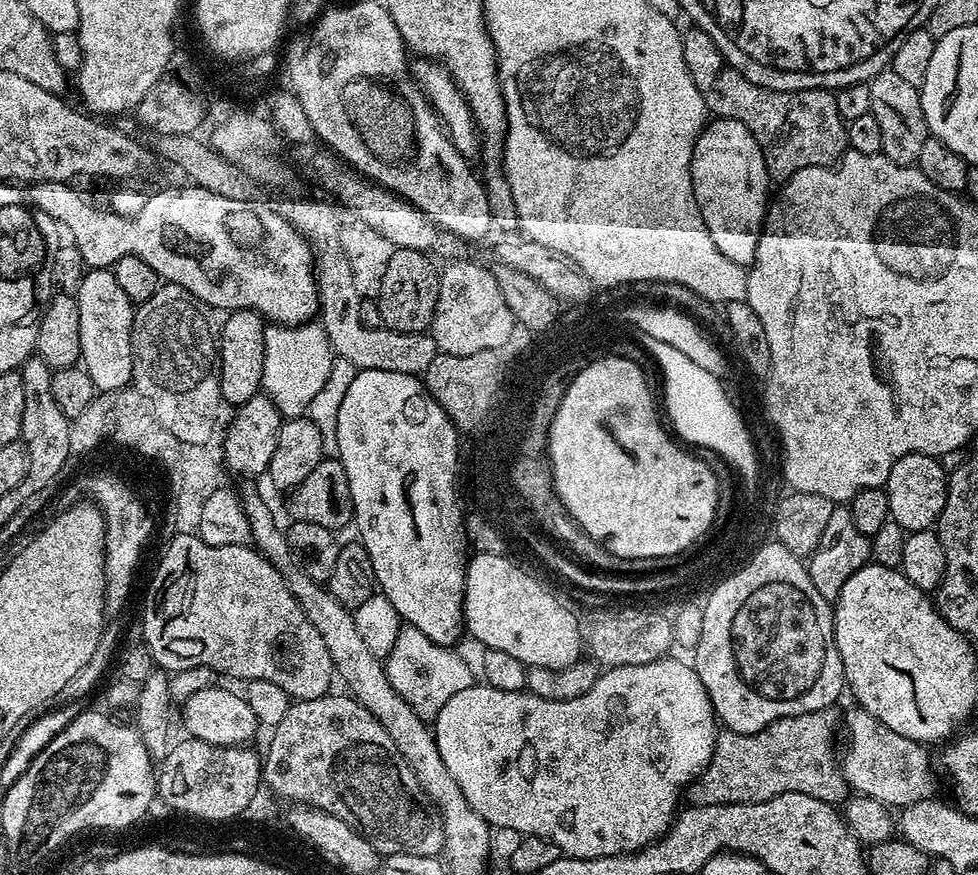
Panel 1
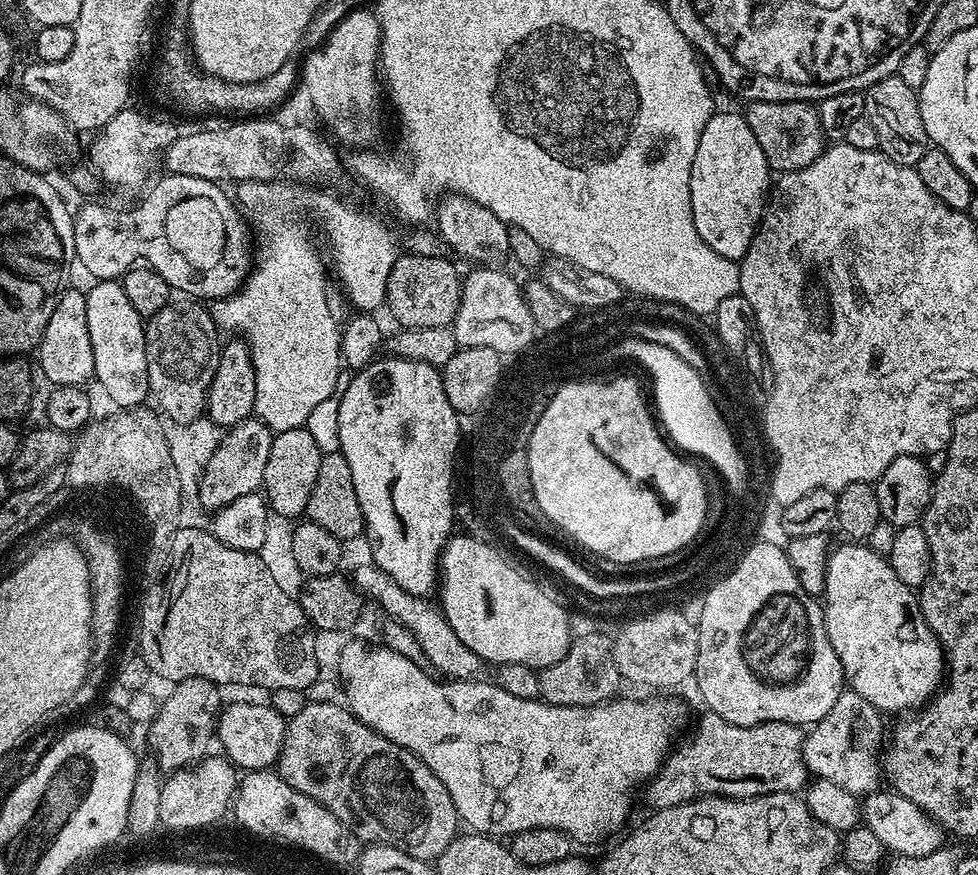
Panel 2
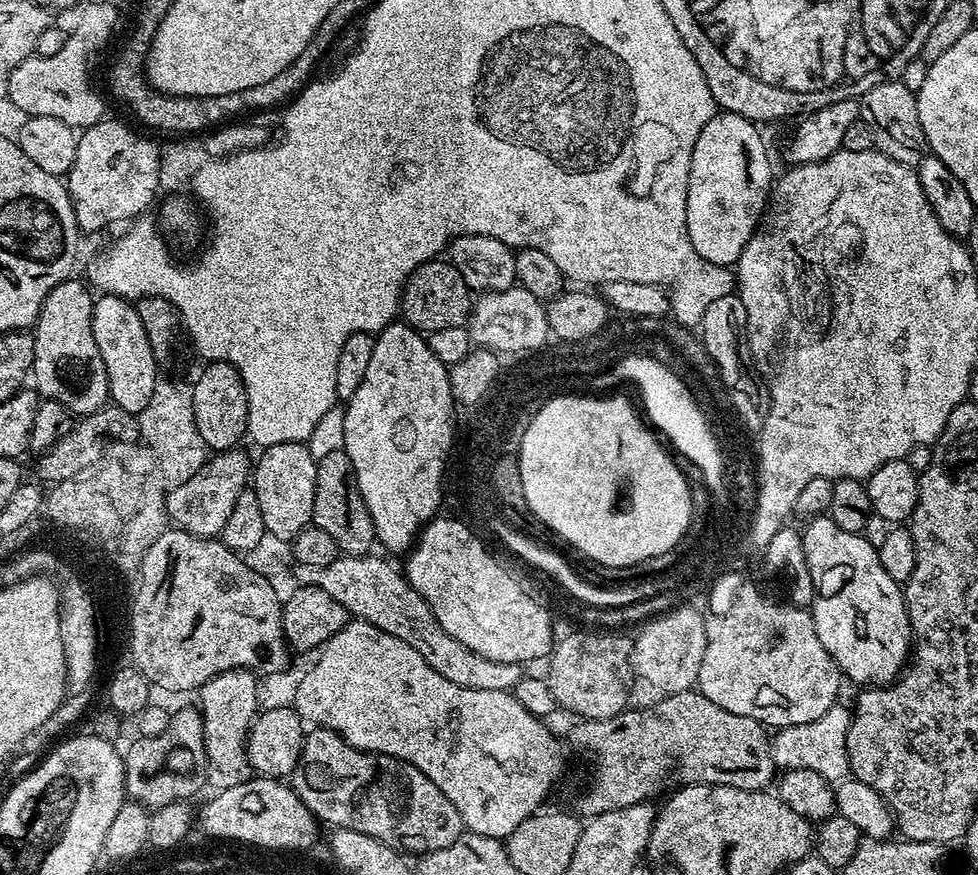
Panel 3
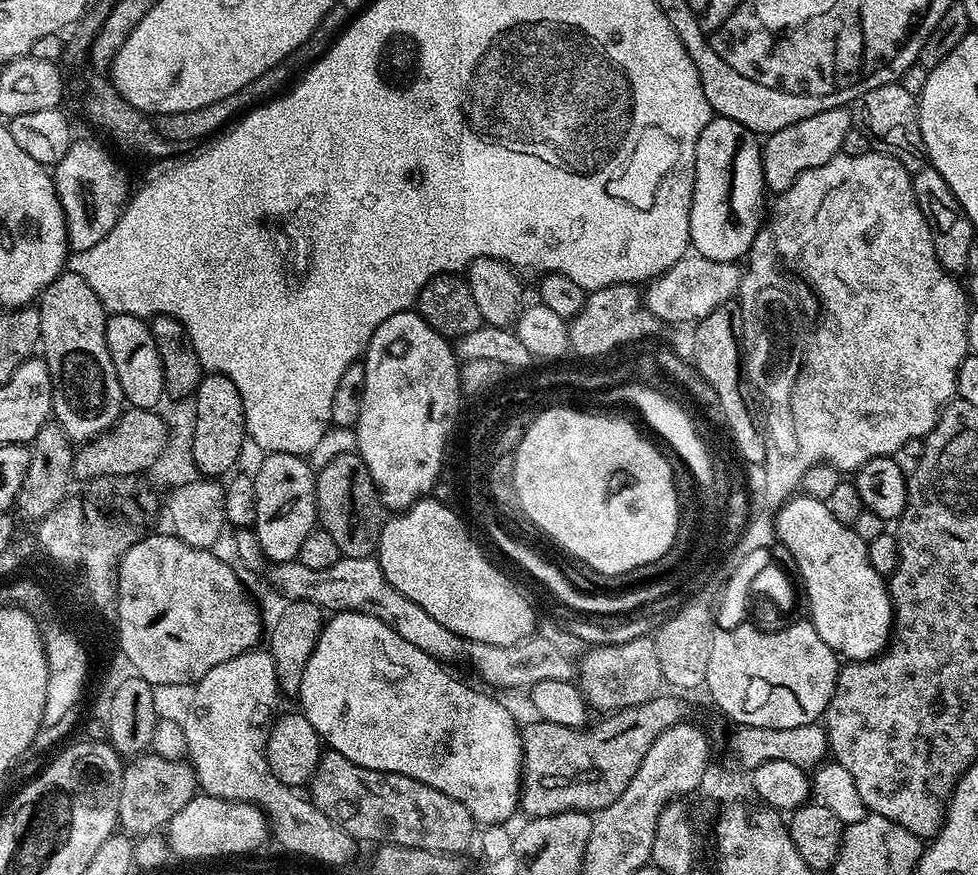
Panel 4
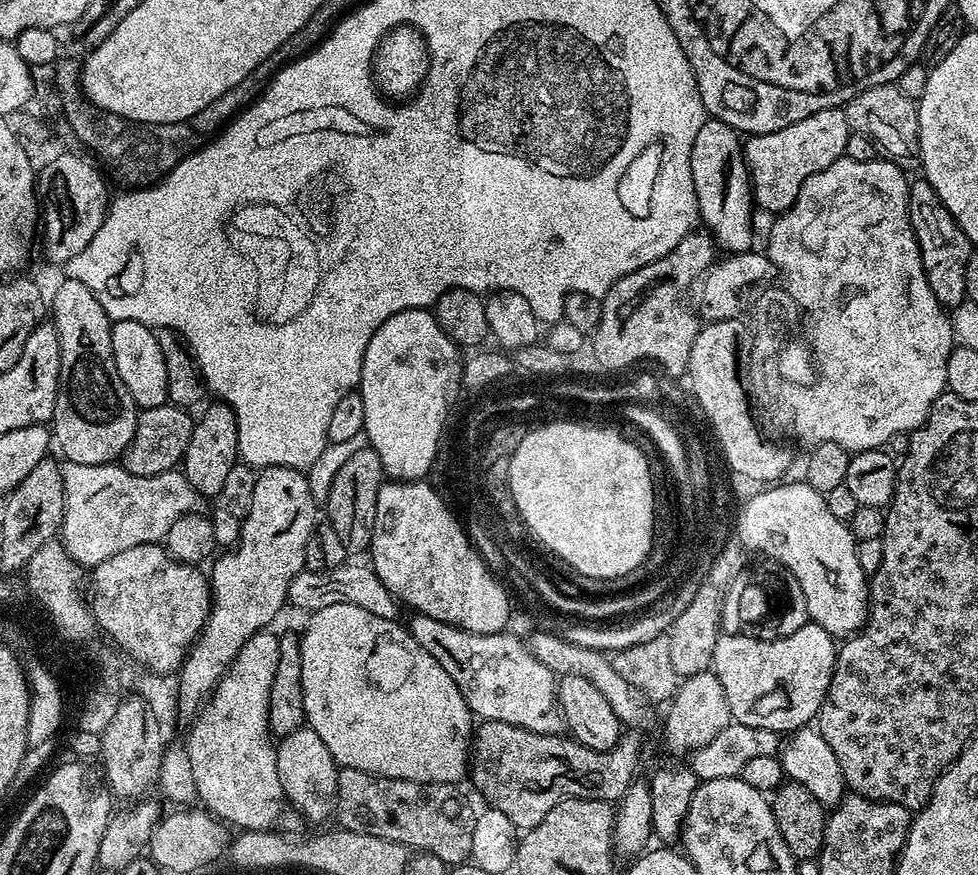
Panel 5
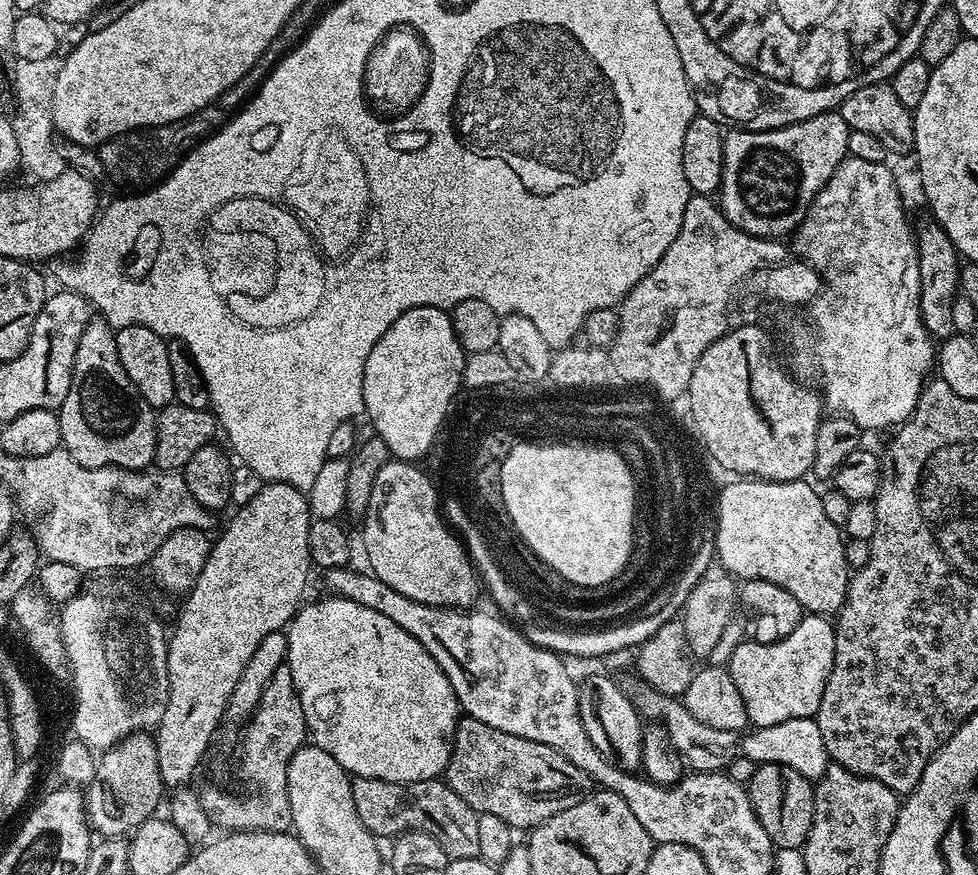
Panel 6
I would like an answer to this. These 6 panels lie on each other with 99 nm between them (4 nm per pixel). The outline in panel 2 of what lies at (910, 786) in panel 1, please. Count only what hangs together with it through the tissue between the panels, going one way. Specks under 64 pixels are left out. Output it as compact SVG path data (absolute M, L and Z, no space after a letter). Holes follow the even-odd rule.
M851 690L841 692L838 702L830 706L827 714L807 729L804 737L804 765L808 767L809 773L826 782L834 782L834 786L842 786L842 790L854 794L857 798L877 791L882 784L882 745L886 740L886 728L884 732L884 724L880 719L882 719L880 709L866 702L862 694Z

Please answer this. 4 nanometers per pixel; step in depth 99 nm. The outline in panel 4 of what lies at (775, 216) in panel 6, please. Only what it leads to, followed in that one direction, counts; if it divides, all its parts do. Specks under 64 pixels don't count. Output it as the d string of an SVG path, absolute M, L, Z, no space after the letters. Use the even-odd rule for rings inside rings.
M843 107L810 114L810 118L802 118L802 122L794 122L771 133L762 144L764 183L767 191L772 194L784 192L790 186L794 186L798 174L806 174L806 170L814 170L814 166L822 166L830 162L830 158L841 155L842 141L853 127L853 113L847 107Z

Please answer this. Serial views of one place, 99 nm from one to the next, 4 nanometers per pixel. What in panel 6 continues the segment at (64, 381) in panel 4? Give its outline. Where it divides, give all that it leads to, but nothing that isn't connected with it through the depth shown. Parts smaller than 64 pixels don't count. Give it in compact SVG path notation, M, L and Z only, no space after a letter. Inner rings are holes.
M103 318L89 319L78 338L74 350L70 390L58 410L60 417L60 443L69 452L74 462L82 467L118 467L144 470L156 459L156 412L134 390L122 362L118 358L116 332Z

